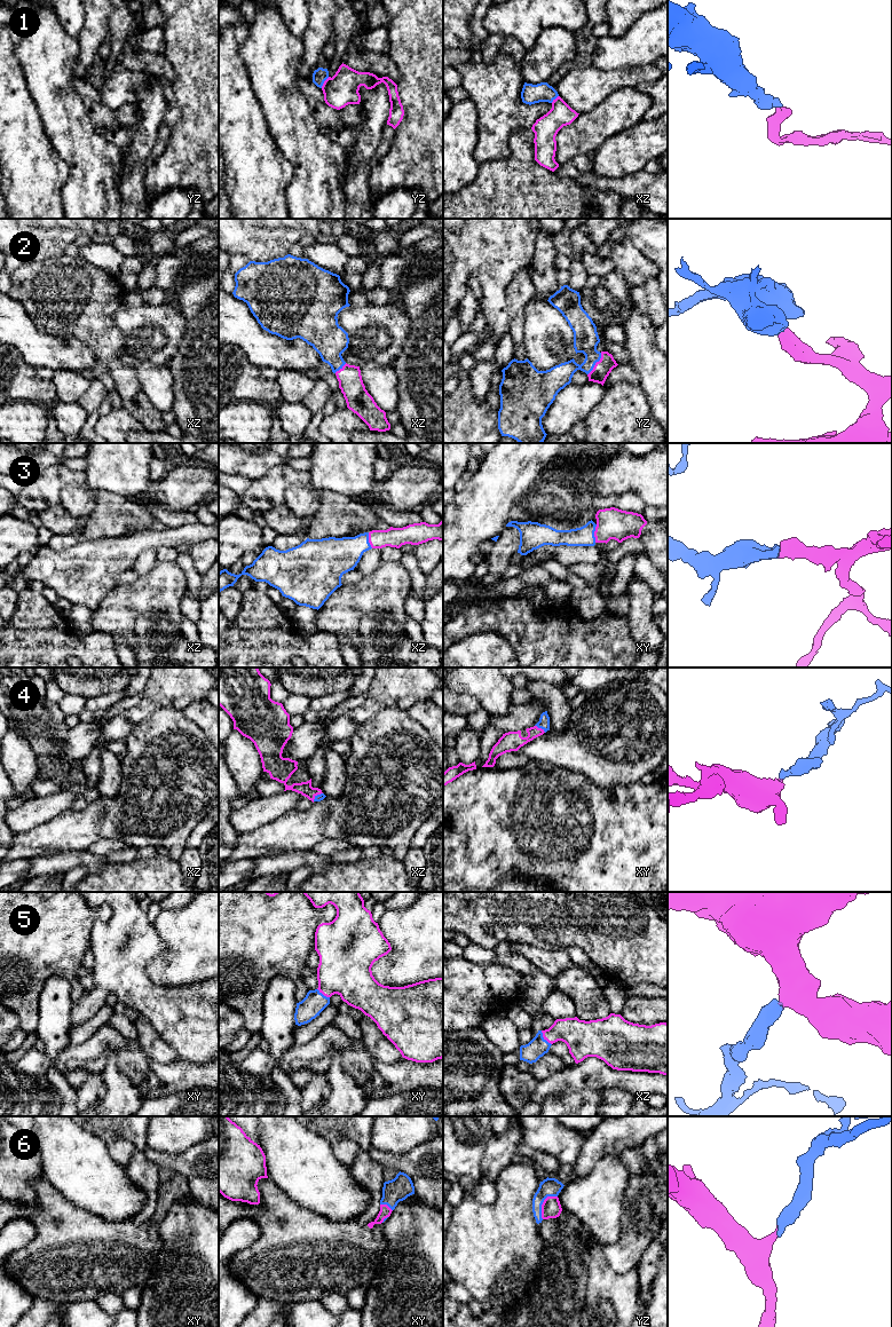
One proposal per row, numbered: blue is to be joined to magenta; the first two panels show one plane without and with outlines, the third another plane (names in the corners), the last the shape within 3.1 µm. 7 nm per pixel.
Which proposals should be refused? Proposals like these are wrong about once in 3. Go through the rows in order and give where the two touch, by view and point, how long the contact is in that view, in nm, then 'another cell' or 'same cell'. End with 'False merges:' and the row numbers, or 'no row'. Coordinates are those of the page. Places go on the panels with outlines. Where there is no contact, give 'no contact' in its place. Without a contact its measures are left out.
1: contact yz (324, 83); length 100 nm; same cell
2: contact yz (596, 364); length 190 nm; same cell
3: contact xy (594, 534); length 130 nm; same cell
4: contact xy (541, 728); length 90 nm; same cell
5: contact xz (544, 1037); length 130 nm; same cell
6: contact yz (543, 1203); length 200 nm; same cell
False merges: no row

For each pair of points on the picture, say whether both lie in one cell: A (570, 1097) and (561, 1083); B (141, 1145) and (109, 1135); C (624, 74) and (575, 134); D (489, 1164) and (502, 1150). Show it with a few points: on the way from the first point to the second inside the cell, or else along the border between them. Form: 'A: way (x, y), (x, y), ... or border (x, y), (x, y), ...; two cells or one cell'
A: border (593, 1089), (565, 1090), (550, 1095), (543, 1104); two cells
B: way (133, 1137), (129, 1134), (117, 1134); one cell
C: border (624, 87), (614, 91), (593, 108), (579, 113); two cells
D: way (492, 1161), (498, 1153); one cell

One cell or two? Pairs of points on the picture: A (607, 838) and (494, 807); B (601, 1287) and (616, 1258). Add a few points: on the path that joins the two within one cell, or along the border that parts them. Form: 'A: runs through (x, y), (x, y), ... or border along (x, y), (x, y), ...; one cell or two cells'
A: runs through (578, 834), (566, 821), (522, 820); one cell
B: border along (602, 1245), (604, 1258), (615, 1271), (636, 1268); two cells

